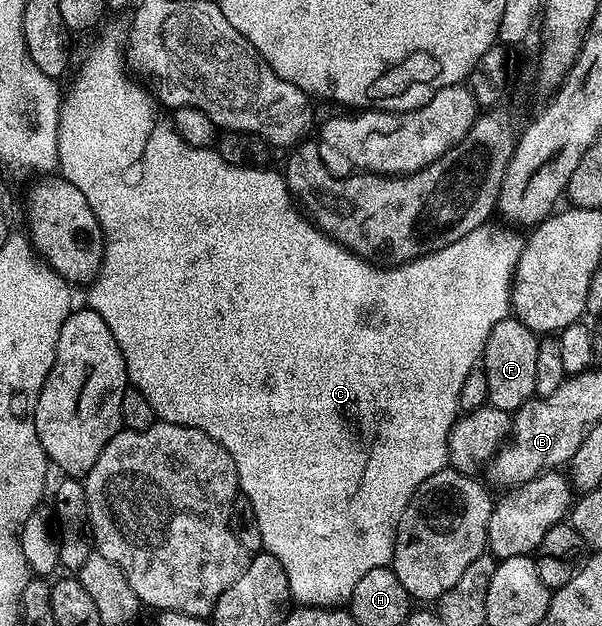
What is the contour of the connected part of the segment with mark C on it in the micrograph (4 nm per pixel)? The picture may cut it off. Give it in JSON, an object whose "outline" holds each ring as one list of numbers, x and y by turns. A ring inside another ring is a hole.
{"outline":[[114,42,100,43,87,56,86,63,79,68,78,75,75,76,74,83,70,86,70,91,68,89,65,91,58,117,57,169,60,171,61,177,68,179,72,184,76,184,76,188,80,188,80,192,84,192,84,200,88,200,88,208,92,208,92,212,96,212,96,220,102,229,104,242,102,266,89,283,90,302,88,302,88,306,89,309,95,310,102,317,104,324,108,324,112,336,116,336,116,344,124,356,129,385,133,389,139,390,144,396,144,400,148,400,148,404,152,404,155,419,180,424,188,428,196,428,200,432,212,436,212,440,216,440,230,453,236,464,238,489,252,504,252,508,256,512,256,524,260,524,262,550,276,556,276,560,280,560,280,564,284,564,284,572,288,572,290,597,298,606,338,608,349,603,352,592,356,588,356,584,360,584,362,577,368,576,368,572,372,572,372,568,390,566,393,563,398,521,404,508,408,508,412,496,420,488,420,484,424,484,424,480,428,480,428,476,436,476,436,472,447,469,448,436,454,426,454,421,460,416,458,409,460,387,464,385,464,376,468,376,468,372,472,372,479,365,484,348,488,344,488,332,492,332,492,328,511,313,510,288,514,280,514,269,517,268,518,258,522,254,523,239,521,237,518,239,514,234,498,230,490,231,489,225,479,226,478,229,468,232,468,236,456,240,456,244,448,244,414,262,403,262,402,265,393,268,379,268,367,259,359,258,357,254,345,250,339,242,334,242,325,232,318,229,296,205,290,189,286,187,286,179,279,171,277,174,276,171,270,169,259,172,253,166,233,166,218,155,217,149,196,148,184,141,176,132,171,115,163,109,157,97,151,91,149,94,136,79,130,78,129,72,126,71,126,62,122,59,122,50]]}

